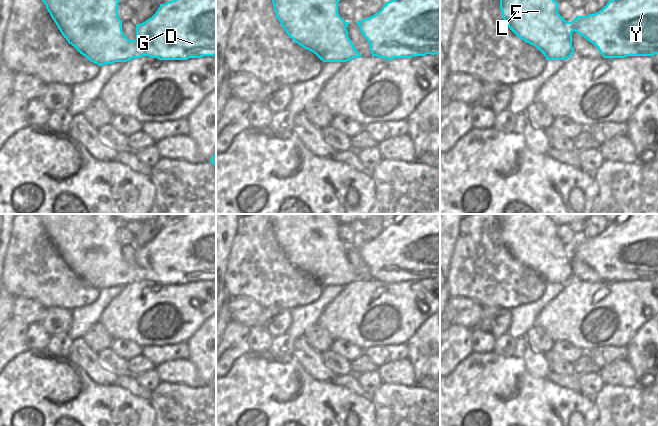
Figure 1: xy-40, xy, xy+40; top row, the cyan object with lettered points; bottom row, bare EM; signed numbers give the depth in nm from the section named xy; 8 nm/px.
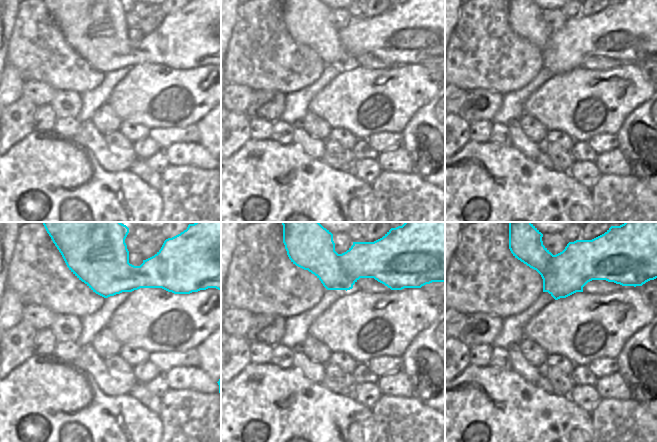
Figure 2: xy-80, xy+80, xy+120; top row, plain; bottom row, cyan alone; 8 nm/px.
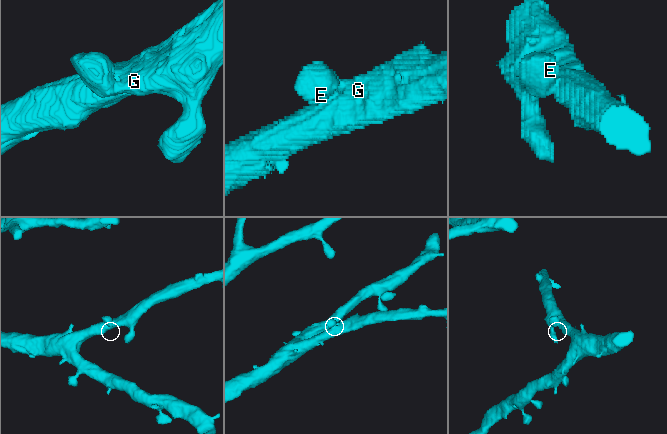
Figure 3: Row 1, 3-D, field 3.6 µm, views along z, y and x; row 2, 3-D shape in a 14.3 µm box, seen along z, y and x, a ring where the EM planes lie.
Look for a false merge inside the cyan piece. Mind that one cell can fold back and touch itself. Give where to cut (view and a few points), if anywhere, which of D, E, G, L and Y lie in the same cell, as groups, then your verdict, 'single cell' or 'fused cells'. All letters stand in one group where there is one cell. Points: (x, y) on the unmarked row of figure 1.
no cut | D E G L Y | single cell

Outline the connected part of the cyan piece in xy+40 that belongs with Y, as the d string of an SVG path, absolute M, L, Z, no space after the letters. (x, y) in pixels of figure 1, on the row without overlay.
M496 214L502 241L510 254L535 270L546 284L567 284L574 273L572 256L591 266L604 282L658 278L658 214L624 214L597 237L567 246L558 237L558 226L548 214Z

